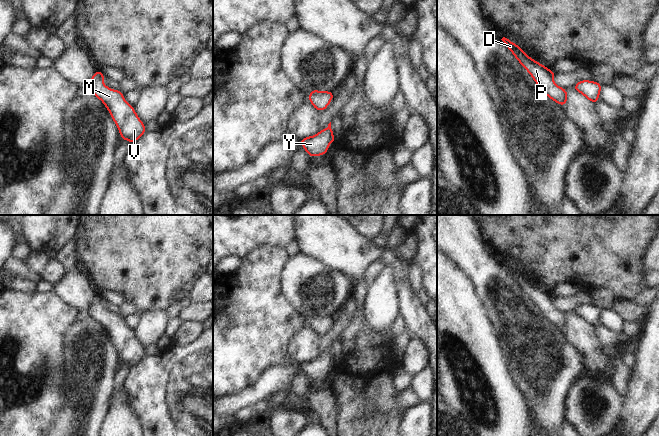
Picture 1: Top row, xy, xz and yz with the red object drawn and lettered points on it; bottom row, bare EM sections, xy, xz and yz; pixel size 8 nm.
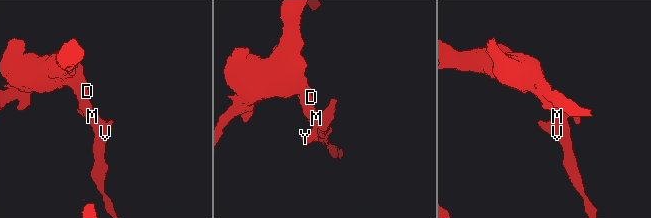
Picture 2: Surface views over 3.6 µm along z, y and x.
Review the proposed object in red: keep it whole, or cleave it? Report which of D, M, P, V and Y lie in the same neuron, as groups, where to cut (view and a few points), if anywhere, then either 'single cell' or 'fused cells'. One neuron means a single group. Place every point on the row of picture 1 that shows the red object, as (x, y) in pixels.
D M P V Y | no cut | single cell

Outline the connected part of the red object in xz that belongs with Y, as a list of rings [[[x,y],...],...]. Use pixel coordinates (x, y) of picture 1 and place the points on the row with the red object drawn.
[[[331,122],[328,127],[321,130],[314,136],[309,136],[300,140],[300,144],[310,157],[324,155],[328,151],[329,144],[335,143]]]

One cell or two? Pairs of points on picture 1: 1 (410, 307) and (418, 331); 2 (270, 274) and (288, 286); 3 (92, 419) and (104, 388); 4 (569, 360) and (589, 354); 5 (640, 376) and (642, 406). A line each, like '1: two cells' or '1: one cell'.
1: one cell
2: two cells
3: one cell
4: two cells
5: one cell

